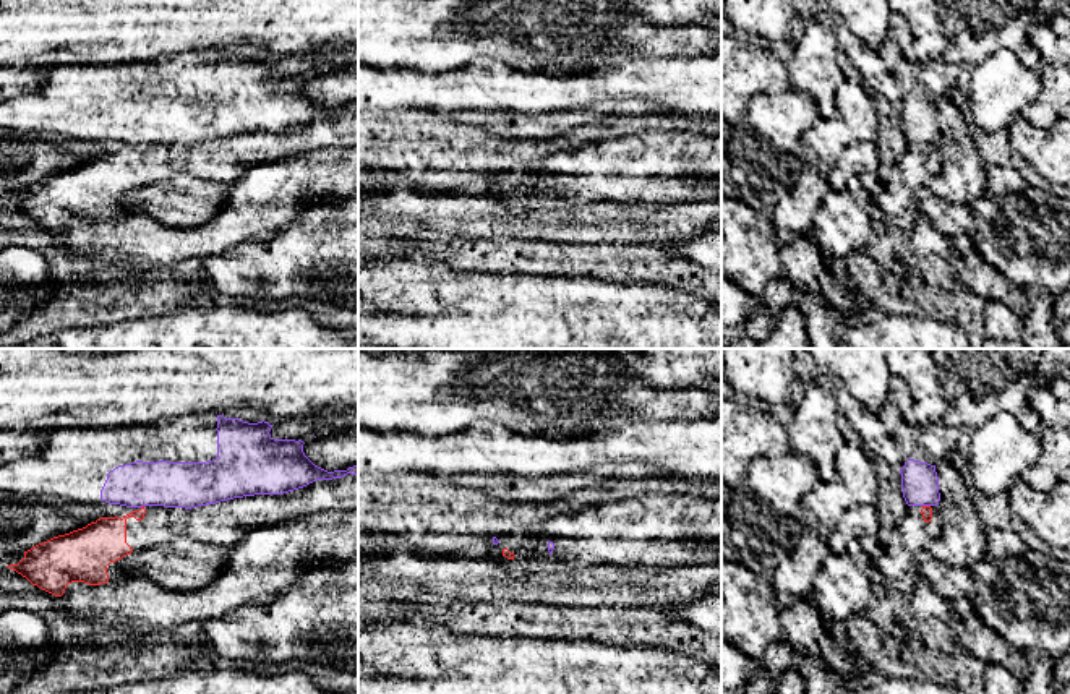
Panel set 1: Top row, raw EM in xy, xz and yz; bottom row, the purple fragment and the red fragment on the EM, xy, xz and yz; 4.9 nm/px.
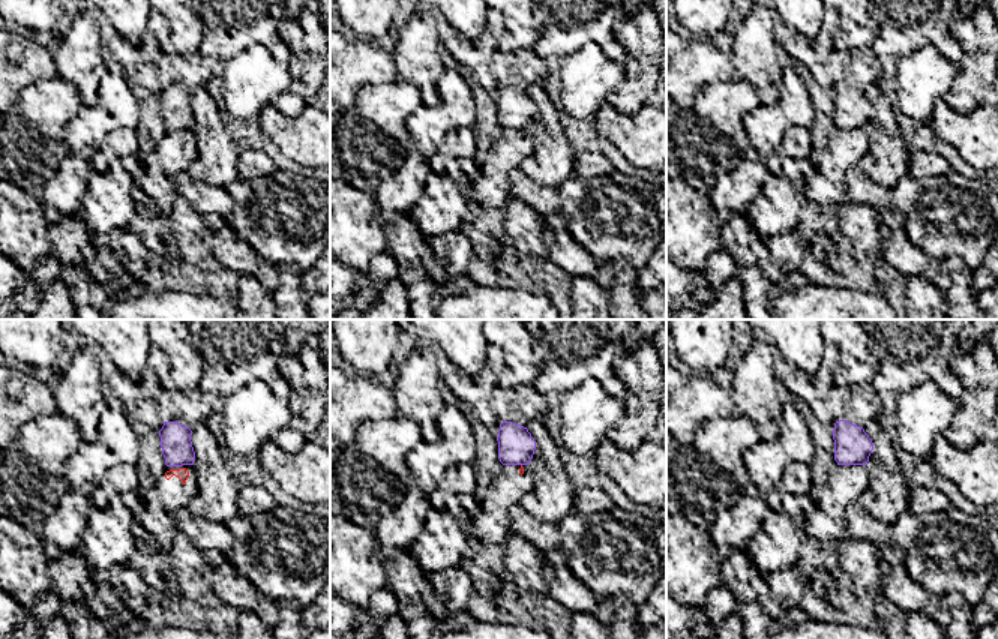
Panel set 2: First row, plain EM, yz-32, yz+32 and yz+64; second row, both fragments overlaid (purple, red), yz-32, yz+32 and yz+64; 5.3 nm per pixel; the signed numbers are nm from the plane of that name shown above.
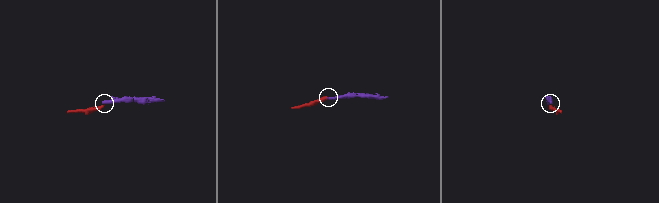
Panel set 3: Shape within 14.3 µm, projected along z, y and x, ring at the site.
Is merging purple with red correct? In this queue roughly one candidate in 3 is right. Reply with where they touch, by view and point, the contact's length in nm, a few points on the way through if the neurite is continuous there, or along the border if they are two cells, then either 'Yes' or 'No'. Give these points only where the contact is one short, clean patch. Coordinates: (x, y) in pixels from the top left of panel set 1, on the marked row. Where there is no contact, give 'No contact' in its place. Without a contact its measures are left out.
Touches purple at yz (926, 505). Shared border 40 nm. Boundary: yz (923, 505), (929, 506). No

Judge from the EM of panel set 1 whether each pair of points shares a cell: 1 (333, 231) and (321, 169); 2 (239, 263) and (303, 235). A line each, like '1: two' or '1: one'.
1: two
2: one

